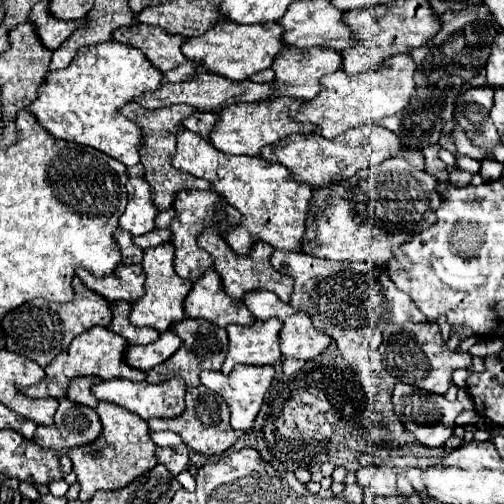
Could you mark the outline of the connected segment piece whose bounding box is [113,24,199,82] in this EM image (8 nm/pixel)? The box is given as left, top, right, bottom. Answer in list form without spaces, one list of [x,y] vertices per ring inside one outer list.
[[[133,24],[127,28],[117,28],[113,32],[113,38],[121,44],[135,46],[143,50],[147,60],[163,72],[163,78],[167,82],[183,82],[191,80],[191,76],[197,72],[197,64],[187,60],[181,52],[181,44],[185,42],[179,34],[167,34],[161,28],[147,26],[147,24]]]

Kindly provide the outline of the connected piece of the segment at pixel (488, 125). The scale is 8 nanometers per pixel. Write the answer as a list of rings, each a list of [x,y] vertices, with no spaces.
[[[487,86],[471,88],[459,94],[455,102],[455,120],[467,130],[467,136],[473,144],[485,146],[487,150],[493,150],[493,146],[499,144],[499,134],[489,116],[491,108],[493,88]]]

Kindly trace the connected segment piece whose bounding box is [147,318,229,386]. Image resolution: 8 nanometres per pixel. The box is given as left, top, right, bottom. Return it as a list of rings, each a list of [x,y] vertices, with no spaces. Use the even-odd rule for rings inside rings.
[[[185,318],[185,320],[179,320],[179,324],[173,324],[171,330],[181,338],[181,346],[169,360],[165,360],[163,364],[147,370],[147,382],[149,384],[157,384],[161,380],[179,376],[179,378],[185,380],[187,386],[199,386],[201,384],[199,374],[203,370],[221,370],[225,354],[227,354],[227,346],[229,346],[225,328],[217,328],[217,324],[211,324],[209,320]]]

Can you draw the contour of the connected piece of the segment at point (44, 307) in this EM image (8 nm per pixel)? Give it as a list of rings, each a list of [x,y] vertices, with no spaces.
[[[73,276],[73,290],[75,290],[75,300],[67,304],[57,304],[57,302],[47,302],[43,298],[35,298],[31,302],[25,302],[23,306],[11,310],[5,314],[1,320],[1,328],[5,334],[5,346],[7,350],[27,356],[39,366],[47,366],[59,352],[63,352],[75,336],[79,336],[83,330],[99,324],[99,326],[109,326],[111,324],[111,310],[109,302],[87,290],[79,276]]]

